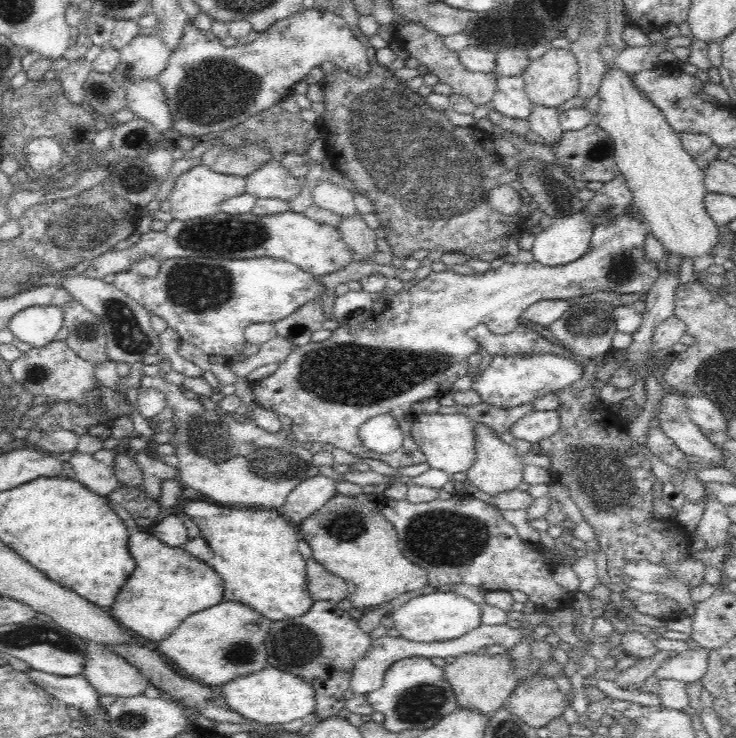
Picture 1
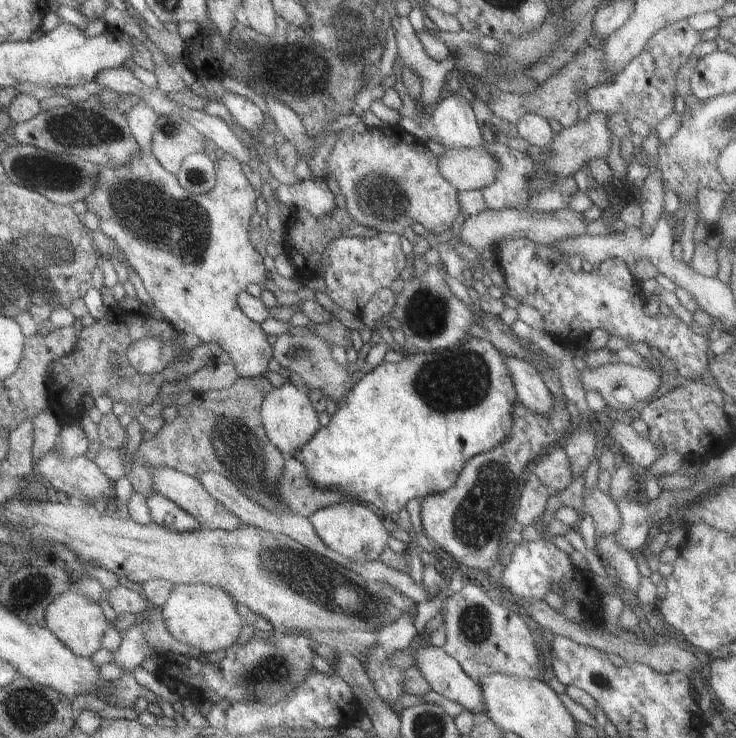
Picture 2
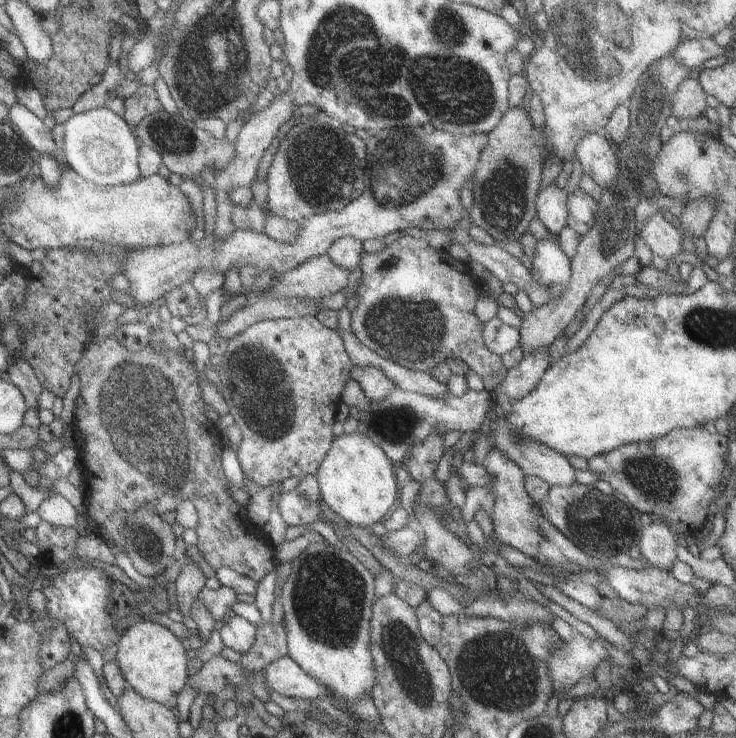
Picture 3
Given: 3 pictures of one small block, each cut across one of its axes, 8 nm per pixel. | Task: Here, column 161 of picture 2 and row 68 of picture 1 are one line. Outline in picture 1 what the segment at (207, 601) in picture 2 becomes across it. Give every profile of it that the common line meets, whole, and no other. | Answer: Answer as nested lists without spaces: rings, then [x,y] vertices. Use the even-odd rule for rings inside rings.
[[[614,63],[612,66],[606,65],[603,71],[597,95],[600,99],[599,110],[597,117],[593,120],[612,140],[617,167],[626,177],[633,196],[632,207],[636,207],[640,214],[644,215],[652,233],[664,245],[664,250],[693,258],[710,254],[718,241],[719,228],[714,225],[704,206],[704,197],[707,193],[704,173],[684,150],[679,132],[676,132],[668,123],[666,115],[644,92],[640,91],[635,83],[635,76],[625,72],[624,69],[614,67]]]

